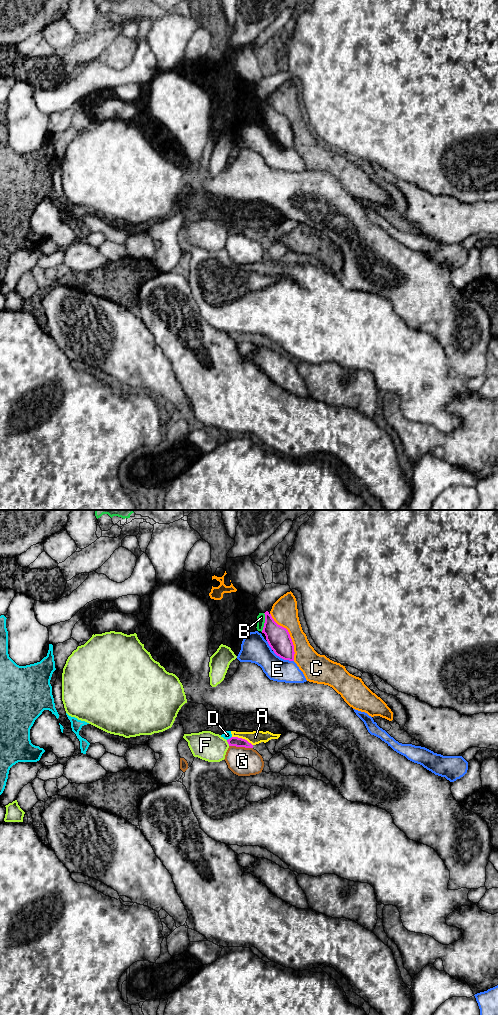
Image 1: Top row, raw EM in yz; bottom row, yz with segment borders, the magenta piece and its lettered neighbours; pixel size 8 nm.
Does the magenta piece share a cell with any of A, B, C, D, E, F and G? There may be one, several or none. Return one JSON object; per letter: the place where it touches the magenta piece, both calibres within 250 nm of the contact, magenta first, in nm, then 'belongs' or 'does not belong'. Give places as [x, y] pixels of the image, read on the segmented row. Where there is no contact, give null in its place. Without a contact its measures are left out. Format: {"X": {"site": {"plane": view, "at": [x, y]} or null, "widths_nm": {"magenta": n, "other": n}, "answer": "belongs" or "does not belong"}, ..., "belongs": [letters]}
{"A": {"site": {"plane": "yz", "at": [241, 738]}, "widths_nm": {"magenta": 80, "other": 110}, "answer": "does not belong"}, "B": {"site": {"plane": "yz", "at": [265, 622]}, "widths_nm": {"magenta": 190, "other": 60}, "answer": "does not belong"}, "C": {"site": {"plane": "yz", "at": [289, 635]}, "widths_nm": {"magenta": 190, "other": 220}, "answer": "does not belong"}, "D": {"site": {"plane": "yz", "at": [230, 738]}, "widths_nm": {"magenta": 80, "other": 70}, "answer": "does not belong"}, "E": {"site": {"plane": "yz", "at": [278, 655]}, "widths_nm": {"magenta": 190, "other": 220}, "answer": "does not belong"}, "F": {"site": {"plane": "yz", "at": [228, 743]}, "widths_nm": {"magenta": 80, "other": 240}, "answer": "does not belong"}, "G": {"site": {"plane": "yz", "at": [241, 746]}, "widths_nm": {"magenta": 80, "other": 220}, "answer": "does not belong"}, "belongs": []}

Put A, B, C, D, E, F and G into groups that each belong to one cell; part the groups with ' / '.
A D / B / C / E / F / G

